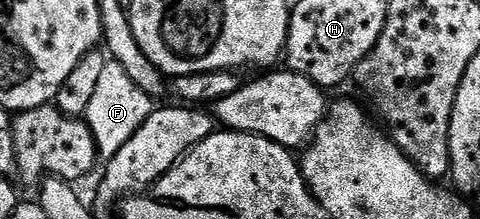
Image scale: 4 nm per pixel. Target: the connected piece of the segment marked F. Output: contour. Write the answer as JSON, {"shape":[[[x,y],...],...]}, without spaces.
{"shape":[[[113,61],[105,65],[85,116],[86,125],[95,138],[95,148],[99,151],[100,160],[108,161],[113,158],[114,154],[120,152],[121,147],[141,129],[152,113],[151,103],[153,103],[152,96],[146,95],[135,85],[129,73],[121,69],[121,65]]]}

